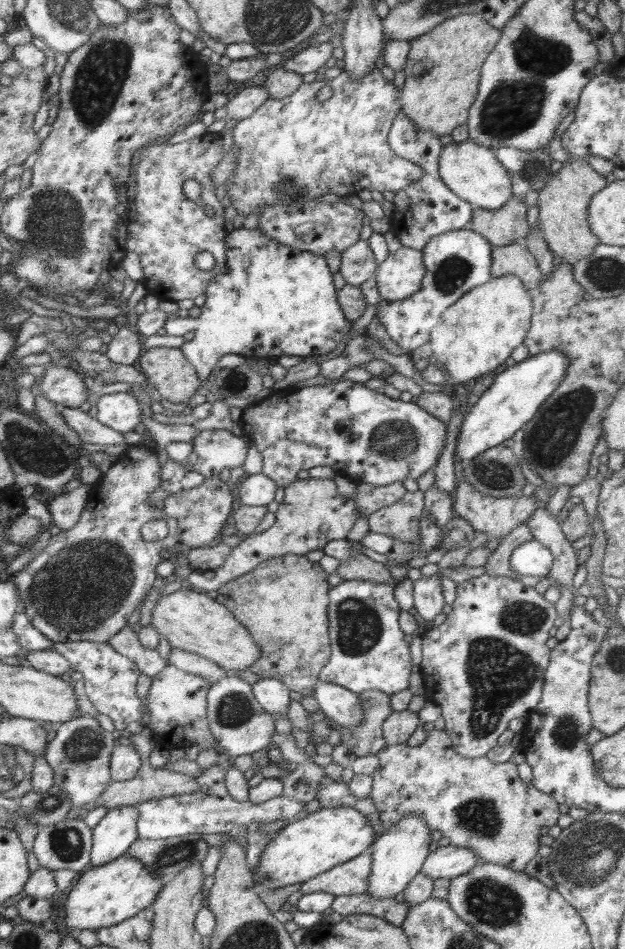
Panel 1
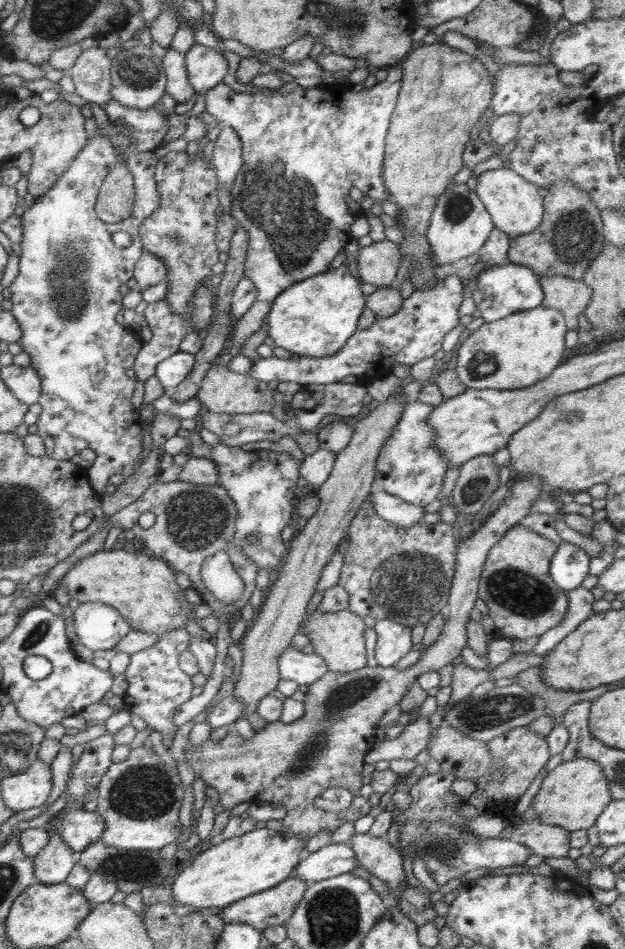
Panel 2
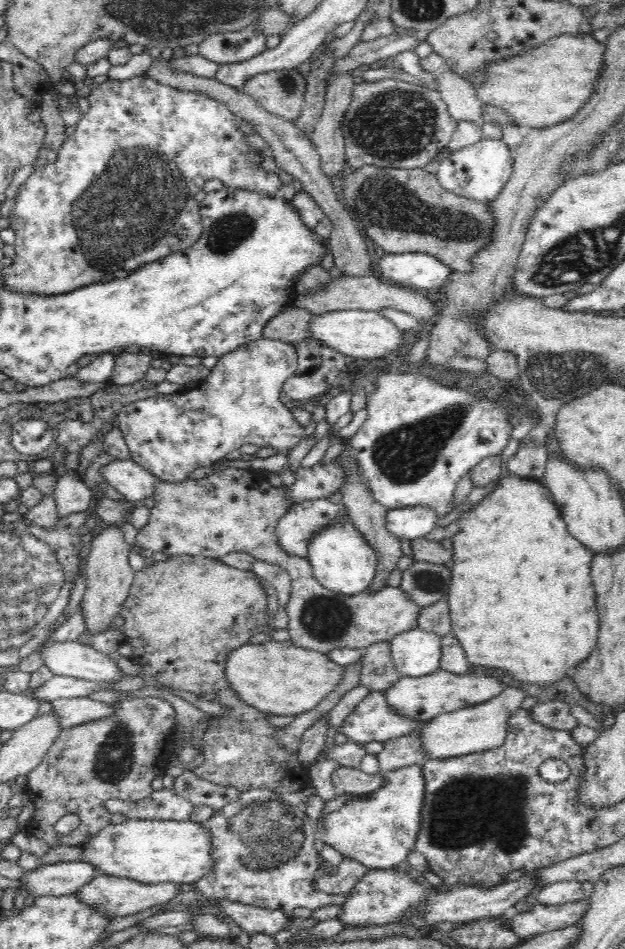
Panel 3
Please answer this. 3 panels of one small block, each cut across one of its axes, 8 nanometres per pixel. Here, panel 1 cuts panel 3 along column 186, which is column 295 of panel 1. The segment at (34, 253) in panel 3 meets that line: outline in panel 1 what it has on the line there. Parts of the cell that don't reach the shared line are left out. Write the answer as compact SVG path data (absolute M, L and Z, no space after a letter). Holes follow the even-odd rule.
M377 68L367 72L360 80L343 72L334 79L302 83L297 93L287 100L269 96L250 118L240 120L233 129L236 161L234 173L226 181L226 205L230 205L234 213L243 215L244 218L253 212L258 213L258 228L263 235L290 248L313 252L323 257L332 249L344 252L360 240L362 225L367 223L362 208L350 206L350 197L358 196L363 190L396 194L426 176L422 168L396 156L388 143L388 133L401 108L397 96L398 89L393 81L386 80ZM324 86L330 86L333 94L327 100L319 102L316 94ZM329 193L338 197L335 204L322 204L318 201L319 197Z

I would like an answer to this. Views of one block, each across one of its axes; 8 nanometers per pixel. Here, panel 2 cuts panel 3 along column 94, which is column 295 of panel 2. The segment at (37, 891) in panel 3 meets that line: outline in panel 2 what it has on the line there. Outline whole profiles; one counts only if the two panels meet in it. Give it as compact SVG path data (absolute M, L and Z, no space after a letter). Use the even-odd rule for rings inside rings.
M331 842L316 852L303 855L292 876L311 884L333 876L352 873L358 865L359 858L350 844Z

